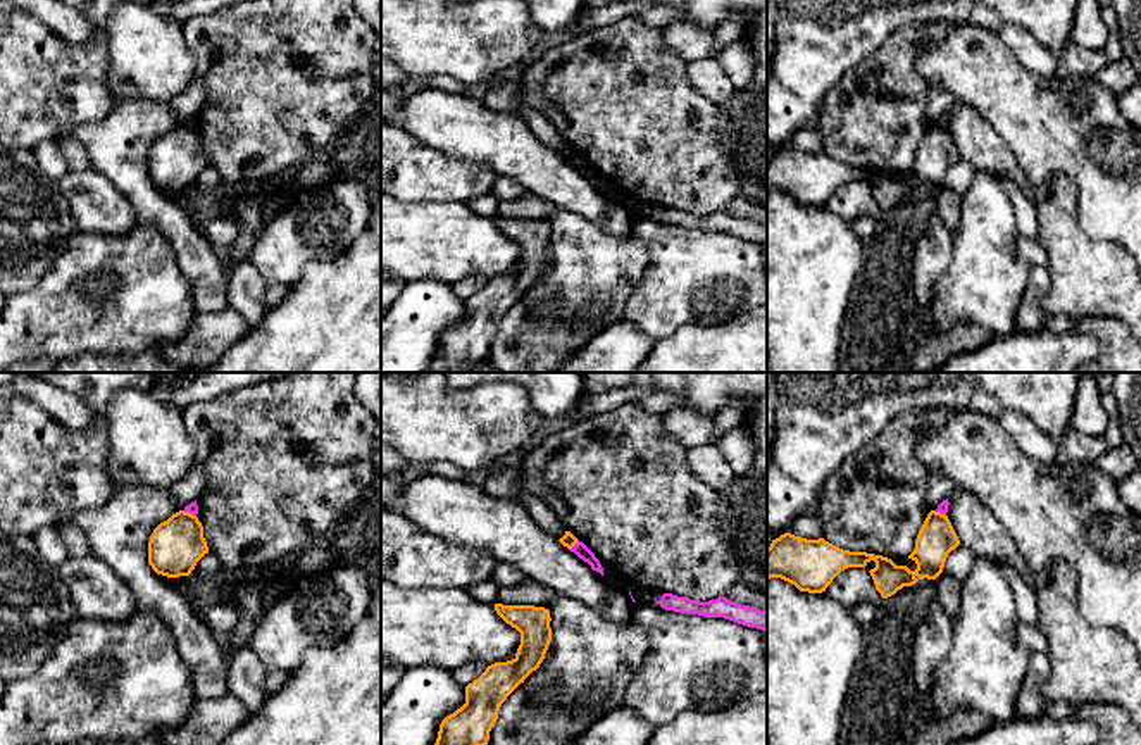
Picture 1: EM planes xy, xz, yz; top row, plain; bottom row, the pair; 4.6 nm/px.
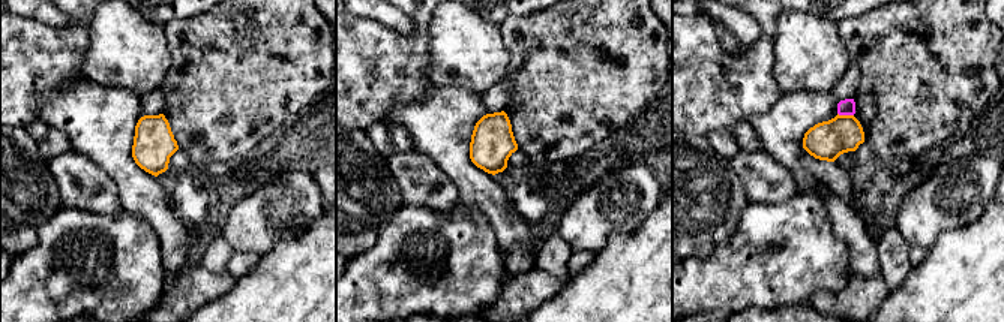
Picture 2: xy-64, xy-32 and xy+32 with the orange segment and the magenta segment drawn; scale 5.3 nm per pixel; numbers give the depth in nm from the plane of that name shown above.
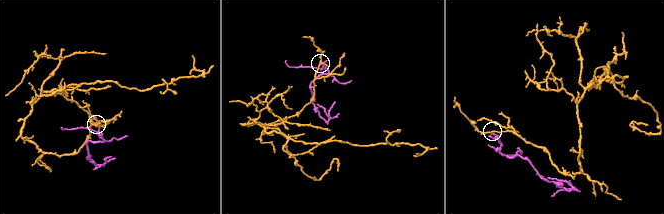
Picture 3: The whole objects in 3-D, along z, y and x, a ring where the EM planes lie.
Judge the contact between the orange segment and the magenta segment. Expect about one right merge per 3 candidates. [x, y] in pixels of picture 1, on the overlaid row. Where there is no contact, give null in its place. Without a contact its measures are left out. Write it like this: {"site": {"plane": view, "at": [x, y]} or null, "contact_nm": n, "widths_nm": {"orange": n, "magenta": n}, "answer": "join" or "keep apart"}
{"site": {"plane": "xz", "at": [573, 545]}, "contact_nm": 60, "widths_nm": {"orange": 70, "magenta": 70}, "answer": "keep apart"}

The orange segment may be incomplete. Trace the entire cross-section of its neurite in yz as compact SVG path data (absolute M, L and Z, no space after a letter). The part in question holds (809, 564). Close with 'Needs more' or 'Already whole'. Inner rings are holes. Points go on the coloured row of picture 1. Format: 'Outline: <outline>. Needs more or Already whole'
Outline: M936 510L927 514L915 548L908 555L917 564L915 571L896 566L882 555L843 550L824 538L807 540L784 533L767 548L767 583L770 578L781 578L800 592L822 593L841 571L865 567L874 560L876 567L869 573L876 590L888 598L919 579L936 579L943 573L948 554L958 545L960 540L948 516Z. Already whole

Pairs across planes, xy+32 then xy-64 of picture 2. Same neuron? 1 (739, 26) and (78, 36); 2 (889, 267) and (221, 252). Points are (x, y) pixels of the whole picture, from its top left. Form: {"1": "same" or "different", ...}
{"1": "different", "2": "same"}

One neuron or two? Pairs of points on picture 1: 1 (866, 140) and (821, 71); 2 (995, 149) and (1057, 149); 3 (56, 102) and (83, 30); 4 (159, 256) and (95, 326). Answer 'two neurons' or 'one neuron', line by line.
1: two neurons
2: two neurons
3: two neurons
4: one neuron

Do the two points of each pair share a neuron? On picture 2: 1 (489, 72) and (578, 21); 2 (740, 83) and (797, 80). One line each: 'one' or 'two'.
1: two
2: two

